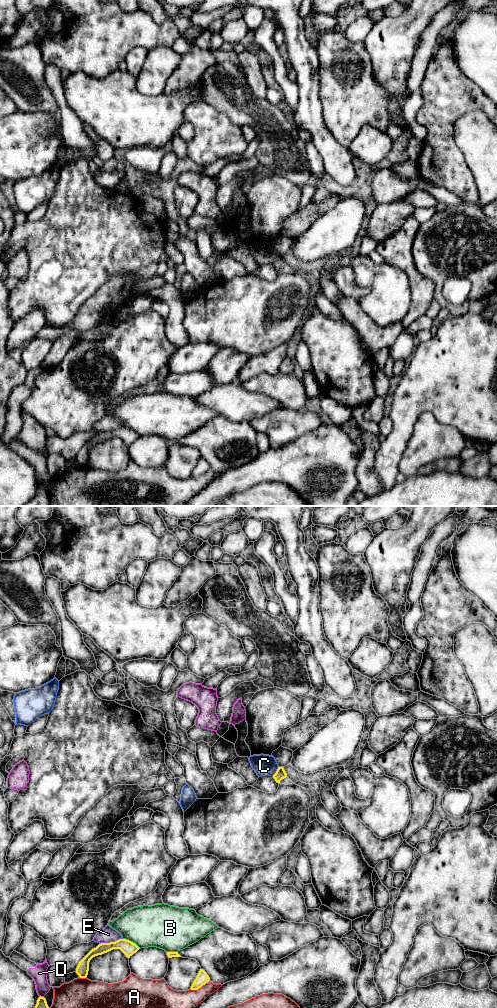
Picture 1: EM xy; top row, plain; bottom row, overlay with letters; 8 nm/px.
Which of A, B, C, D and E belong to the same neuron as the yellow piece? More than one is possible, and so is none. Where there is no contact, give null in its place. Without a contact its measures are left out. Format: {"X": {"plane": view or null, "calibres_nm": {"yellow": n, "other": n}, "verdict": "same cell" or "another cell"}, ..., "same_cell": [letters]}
{"A": {"plane": "xy", "calibres_nm": {"yellow": 100, "other": 220}, "verdict": "another cell"}, "B": {"plane": "xy", "calibres_nm": {"yellow": 110, "other": 340}, "verdict": "another cell"}, "C": {"plane": "xy", "calibres_nm": {"yellow": 90, "other": 170}, "verdict": "another cell"}, "D": {"plane": "xy", "calibres_nm": {"yellow": 160, "other": 120}, "verdict": "another cell"}, "E": {"plane": "xy", "calibres_nm": {"yellow": 110, "other": 120}, "verdict": "another cell"}, "same_cell": []}

